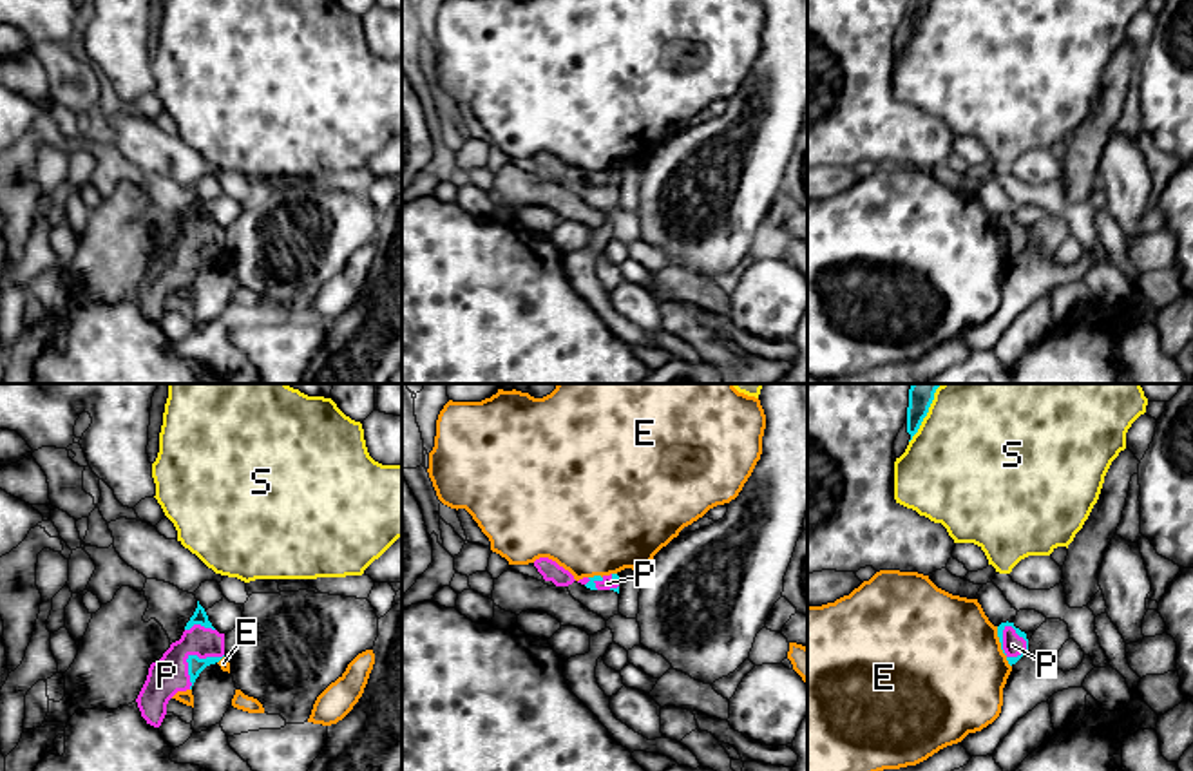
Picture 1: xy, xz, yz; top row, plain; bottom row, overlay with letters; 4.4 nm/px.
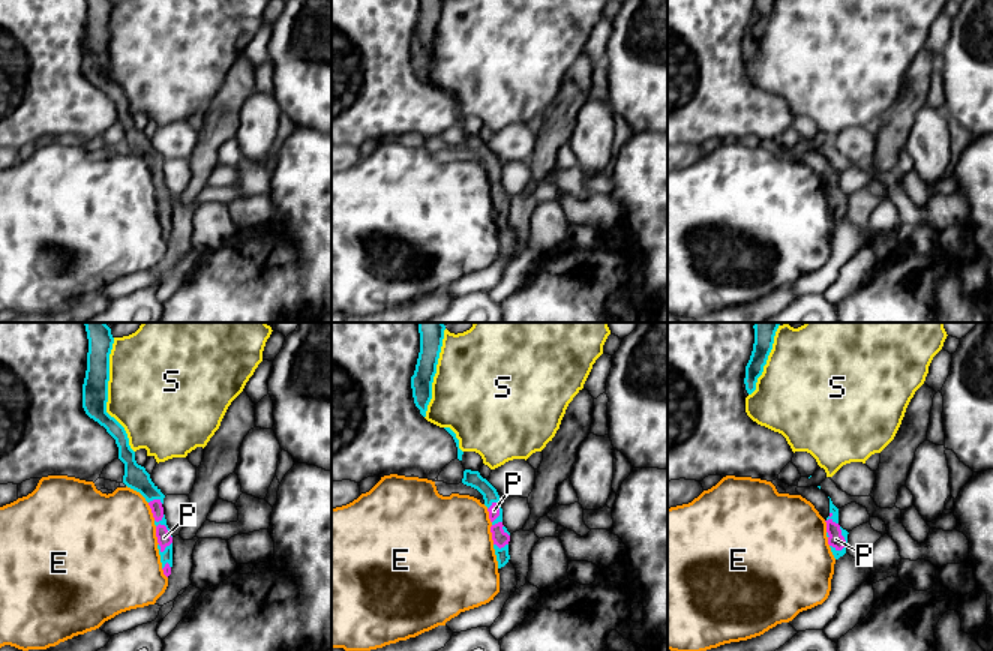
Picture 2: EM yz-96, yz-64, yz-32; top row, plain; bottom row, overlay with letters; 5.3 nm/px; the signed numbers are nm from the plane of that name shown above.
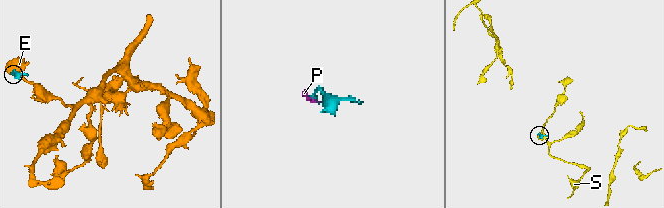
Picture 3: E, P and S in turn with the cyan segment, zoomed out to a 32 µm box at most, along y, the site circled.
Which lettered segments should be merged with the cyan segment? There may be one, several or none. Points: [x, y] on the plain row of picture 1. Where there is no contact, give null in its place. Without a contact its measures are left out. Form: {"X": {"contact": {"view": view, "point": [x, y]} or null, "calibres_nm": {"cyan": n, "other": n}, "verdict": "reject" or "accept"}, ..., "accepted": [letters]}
{"E": {"contact": {"view": "yz", "point": [1002, 241]}, "calibres_nm": {"cyan": 30, "other": 500}, "verdict": "reject"}, "P": {"contact": {"view": "yz", "point": [1002, 239]}, "calibres_nm": {"cyan": 30, "other": 90}, "verdict": "accept"}, "S": {"contact": {"view": "yz", "point": [920, 19]}, "calibres_nm": {"cyan": 80, "other": 480}, "verdict": "reject"}, "accepted": ["P"]}

